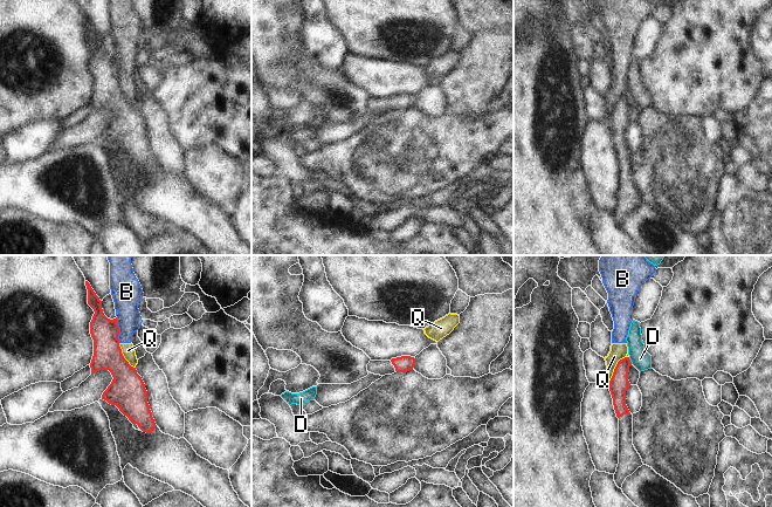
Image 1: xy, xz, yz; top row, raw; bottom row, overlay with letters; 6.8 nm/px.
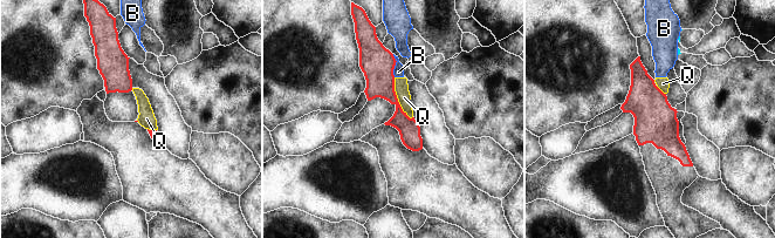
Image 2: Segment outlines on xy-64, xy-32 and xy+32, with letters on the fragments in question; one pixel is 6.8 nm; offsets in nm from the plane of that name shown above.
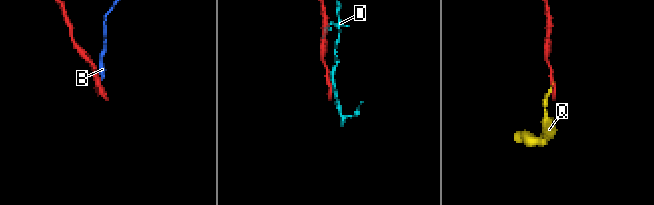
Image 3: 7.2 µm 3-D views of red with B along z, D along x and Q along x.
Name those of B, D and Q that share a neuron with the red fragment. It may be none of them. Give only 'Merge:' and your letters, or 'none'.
Merge: none

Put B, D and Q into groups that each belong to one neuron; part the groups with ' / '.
B Q / D

